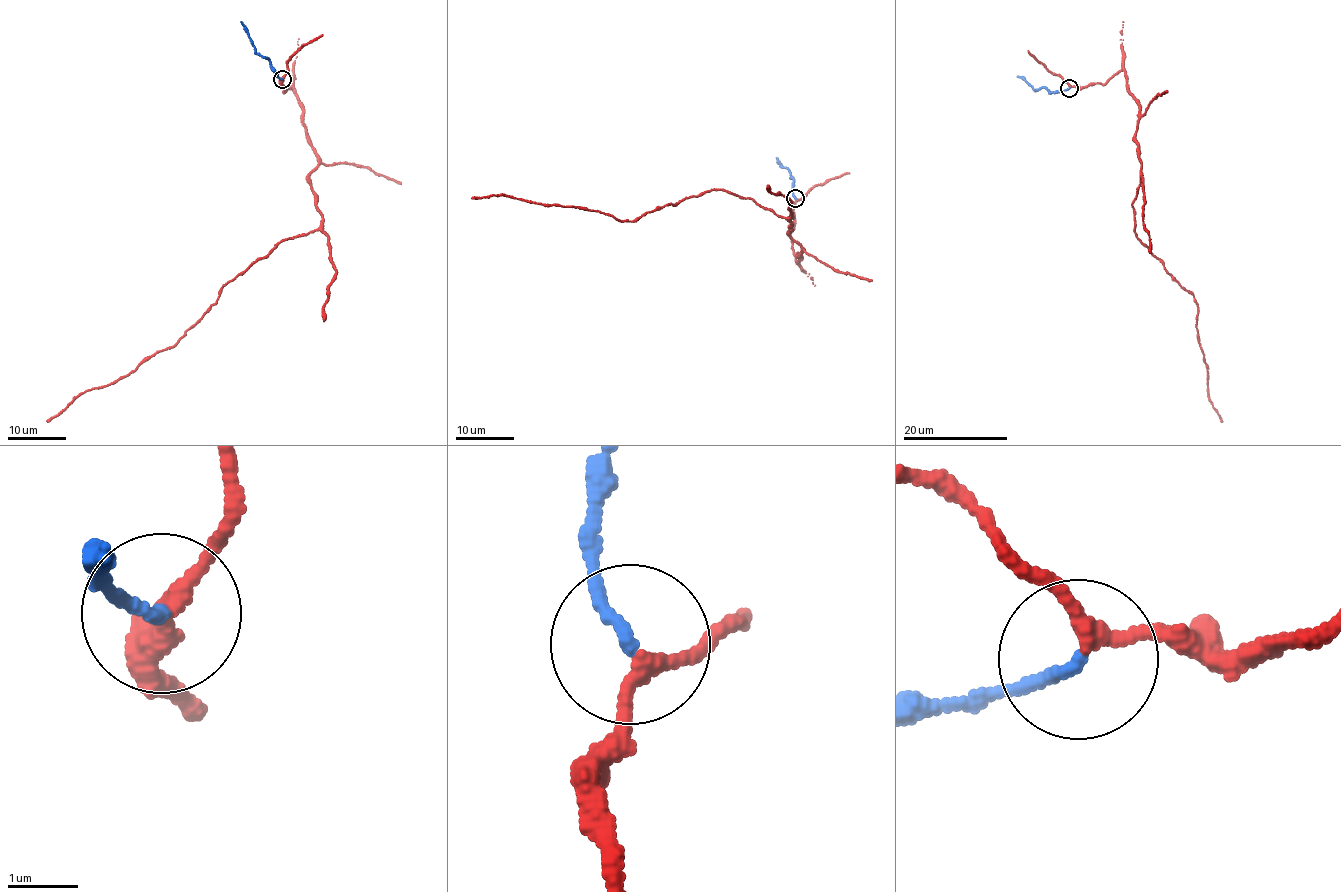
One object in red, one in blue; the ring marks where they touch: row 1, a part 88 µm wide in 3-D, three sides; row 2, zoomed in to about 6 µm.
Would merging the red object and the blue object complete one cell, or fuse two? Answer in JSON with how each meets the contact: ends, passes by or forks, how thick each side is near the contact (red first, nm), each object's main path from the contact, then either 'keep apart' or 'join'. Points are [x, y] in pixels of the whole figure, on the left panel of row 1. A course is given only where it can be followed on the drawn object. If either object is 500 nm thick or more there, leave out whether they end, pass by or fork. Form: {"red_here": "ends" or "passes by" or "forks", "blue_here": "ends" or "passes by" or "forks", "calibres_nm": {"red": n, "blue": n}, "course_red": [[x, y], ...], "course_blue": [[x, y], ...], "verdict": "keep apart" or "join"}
{"red_here": "passes by", "blue_here": "ends", "calibres_nm": {"red": 190, "blue": 160}, "course_red": [[281, 78], [283, 93], [297, 94], [314, 147], [309, 182], [322, 225], [227, 281], [173, 345], [47, 421]], "course_blue": [[281, 78], [277, 77], [267, 57], [256, 52], [247, 29], [240, 21]], "verdict": "keep apart"}

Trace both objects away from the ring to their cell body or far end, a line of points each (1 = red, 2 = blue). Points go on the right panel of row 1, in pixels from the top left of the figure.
1: (1069, 88), (1106, 84), (1125, 71), (1126, 90), (1139, 105), (1135, 235), (1194, 296), (1208, 393), (1222, 421)
2: (1069, 88), (1052, 92), (1044, 87), (1034, 90), (1017, 76)

